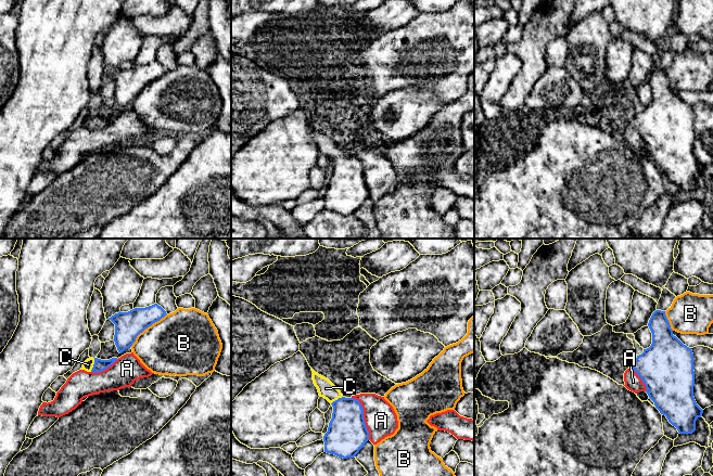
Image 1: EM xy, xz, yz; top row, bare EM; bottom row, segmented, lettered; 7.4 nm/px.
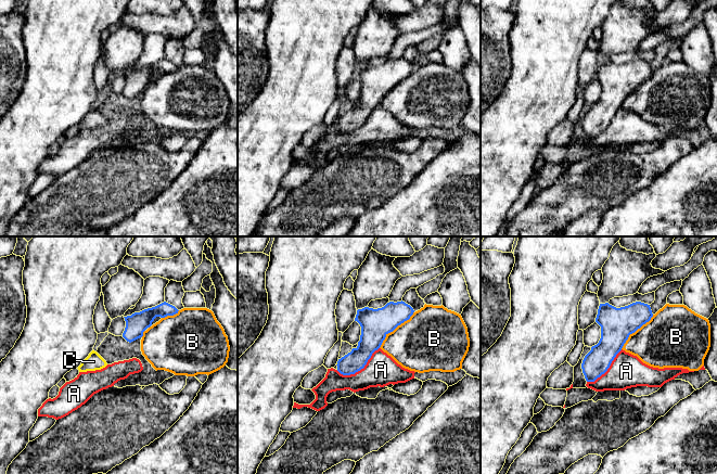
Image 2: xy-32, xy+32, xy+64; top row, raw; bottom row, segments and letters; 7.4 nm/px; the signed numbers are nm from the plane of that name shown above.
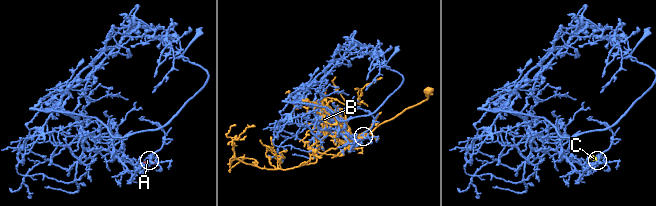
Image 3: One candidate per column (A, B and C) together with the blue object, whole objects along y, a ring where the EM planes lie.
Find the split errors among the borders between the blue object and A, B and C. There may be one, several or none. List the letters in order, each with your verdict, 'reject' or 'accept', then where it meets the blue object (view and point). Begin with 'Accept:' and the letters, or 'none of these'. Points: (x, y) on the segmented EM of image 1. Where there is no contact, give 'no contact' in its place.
Accept: C
A: reject; meets blue in xz at (363, 417)
B: reject; meets blue in xy at (147, 327)
C: accept; meets blue in xy at (93, 365)

